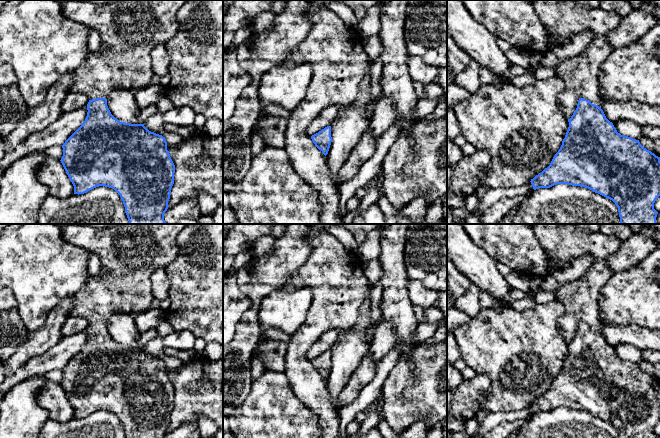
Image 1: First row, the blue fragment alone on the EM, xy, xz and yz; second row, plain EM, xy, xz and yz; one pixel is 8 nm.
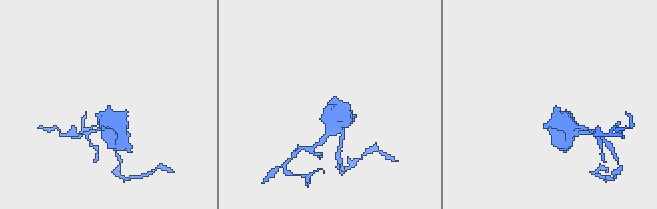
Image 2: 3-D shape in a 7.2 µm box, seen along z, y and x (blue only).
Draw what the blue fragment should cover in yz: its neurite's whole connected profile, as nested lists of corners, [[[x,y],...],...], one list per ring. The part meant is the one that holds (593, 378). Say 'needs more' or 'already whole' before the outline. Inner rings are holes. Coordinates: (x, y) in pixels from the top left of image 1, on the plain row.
needs more; [[[534,224],[533,229],[540,244],[554,263],[553,273],[568,269],[575,260],[585,255],[592,255],[595,258],[594,264],[582,277],[565,283],[554,291],[556,300],[563,304],[566,313],[572,314],[579,324],[576,334],[568,343],[569,351],[560,373],[550,389],[531,403],[533,413],[550,412],[557,408],[580,410],[612,424],[618,431],[619,438],[658,438],[654,433],[654,427],[660,420],[660,381],[644,372],[639,364],[618,357],[613,347],[606,342],[603,334],[598,330],[600,325],[599,293],[612,276],[608,258],[619,250],[623,242],[615,235],[607,235],[600,231],[592,232],[576,224]]]

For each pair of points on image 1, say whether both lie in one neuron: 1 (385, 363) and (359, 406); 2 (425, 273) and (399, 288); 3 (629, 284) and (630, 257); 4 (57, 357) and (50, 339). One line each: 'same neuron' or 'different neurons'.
1: same neuron
2: different neurons
3: different neurons
4: different neurons

